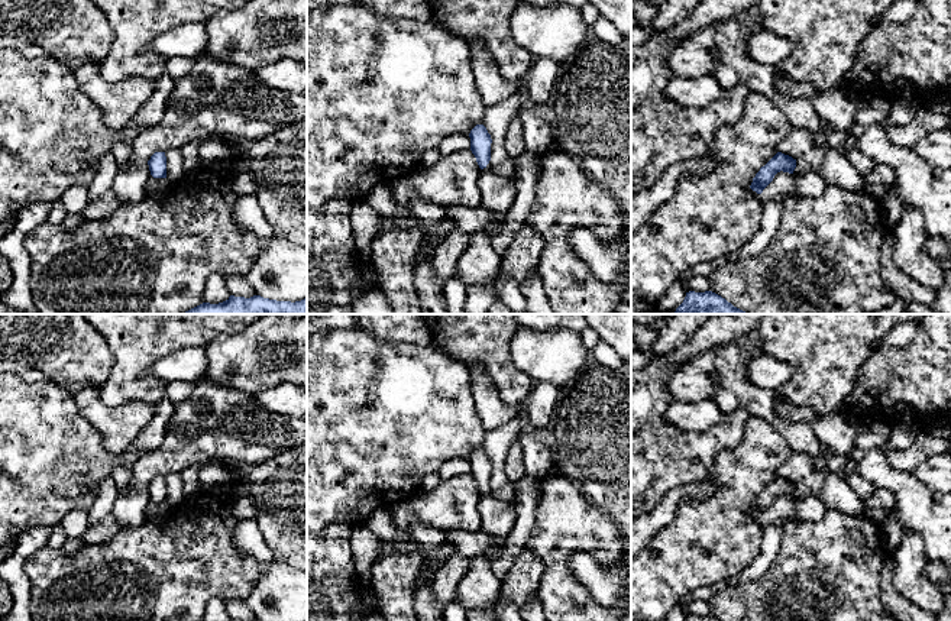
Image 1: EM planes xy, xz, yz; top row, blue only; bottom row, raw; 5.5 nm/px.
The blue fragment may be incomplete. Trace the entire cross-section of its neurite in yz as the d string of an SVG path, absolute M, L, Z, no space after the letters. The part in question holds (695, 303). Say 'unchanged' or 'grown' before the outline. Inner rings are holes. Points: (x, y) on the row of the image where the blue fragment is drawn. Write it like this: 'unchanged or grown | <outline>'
unchanged | M686 292L683 303L672 314L747 314L745 311L734 307L721 295L705 292Z

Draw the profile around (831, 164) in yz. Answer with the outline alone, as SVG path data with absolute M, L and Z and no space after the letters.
M795 129L777 145L777 152L796 161L793 178L813 171L827 185L840 185L851 191L864 191L866 184L861 174L850 164L847 155L838 148L818 145L813 133L806 129Z

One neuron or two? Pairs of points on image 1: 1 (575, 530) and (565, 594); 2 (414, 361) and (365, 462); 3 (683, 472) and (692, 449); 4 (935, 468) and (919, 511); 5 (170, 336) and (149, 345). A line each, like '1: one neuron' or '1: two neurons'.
1: one neuron
2: one neuron
3: one neuron
4: two neurons
5: one neuron

